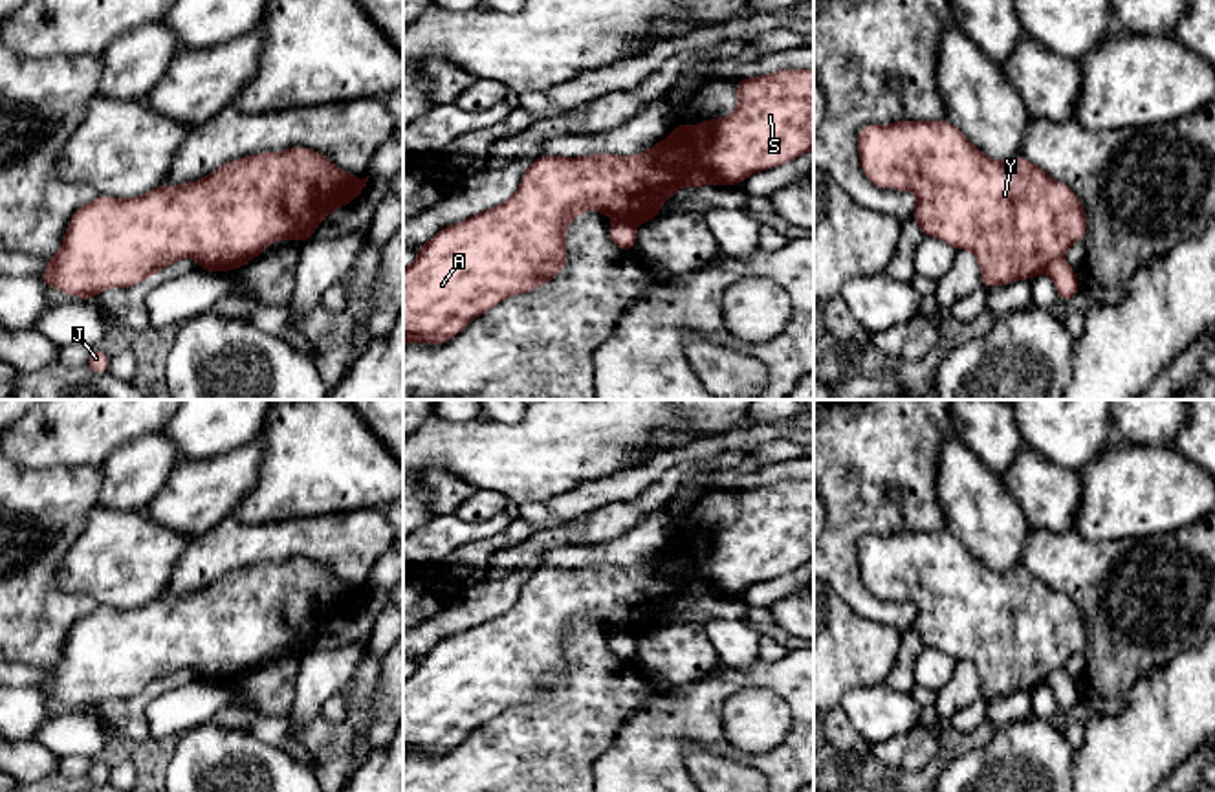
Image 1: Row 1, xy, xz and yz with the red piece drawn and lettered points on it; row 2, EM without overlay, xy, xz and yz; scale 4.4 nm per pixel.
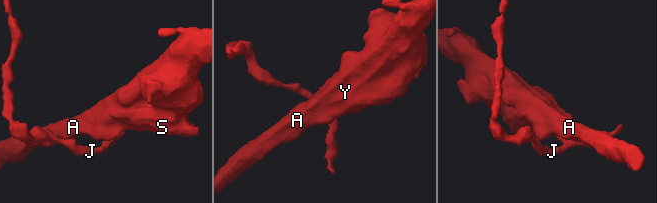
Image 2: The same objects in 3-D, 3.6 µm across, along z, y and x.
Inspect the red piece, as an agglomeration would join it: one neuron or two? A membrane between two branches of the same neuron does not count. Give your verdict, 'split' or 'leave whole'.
split

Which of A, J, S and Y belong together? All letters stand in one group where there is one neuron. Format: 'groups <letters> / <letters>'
groups A S Y / J

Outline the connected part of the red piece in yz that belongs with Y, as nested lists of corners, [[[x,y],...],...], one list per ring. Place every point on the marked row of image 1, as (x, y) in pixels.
[[[947,119],[867,125],[858,132],[858,150],[861,170],[876,187],[916,194],[916,207],[911,216],[924,235],[936,236],[957,251],[969,249],[975,253],[986,290],[1017,279],[1035,279],[1072,244],[1081,242],[1087,233],[1083,205],[1068,185],[1048,176],[1023,154],[1006,161],[988,158]]]

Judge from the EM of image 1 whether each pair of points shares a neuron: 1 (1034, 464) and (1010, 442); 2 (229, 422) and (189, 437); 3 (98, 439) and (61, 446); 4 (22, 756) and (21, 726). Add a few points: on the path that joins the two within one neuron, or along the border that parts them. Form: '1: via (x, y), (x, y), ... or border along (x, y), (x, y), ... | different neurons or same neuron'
1: border along (1025, 446), (999, 475) | different neurons
2: via (220, 422), (207, 422), (198, 429) | same neuron
3: via (88, 439), (70, 439) | same neuron
4: border along (19, 739), (33, 741) | different neurons

